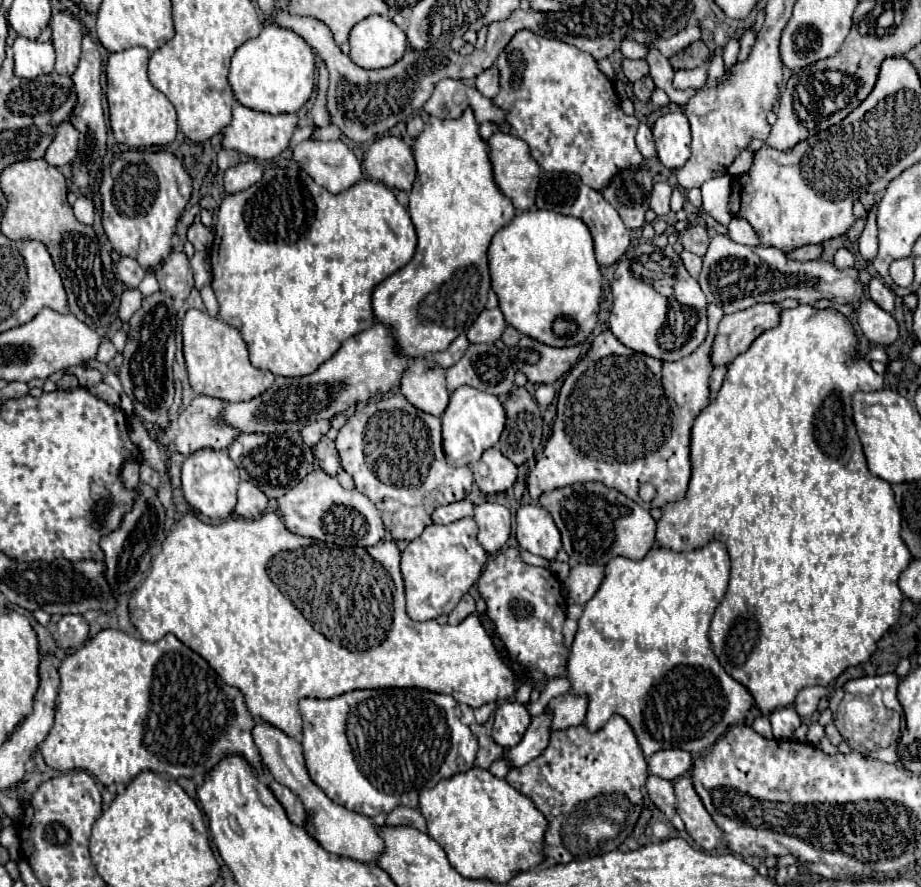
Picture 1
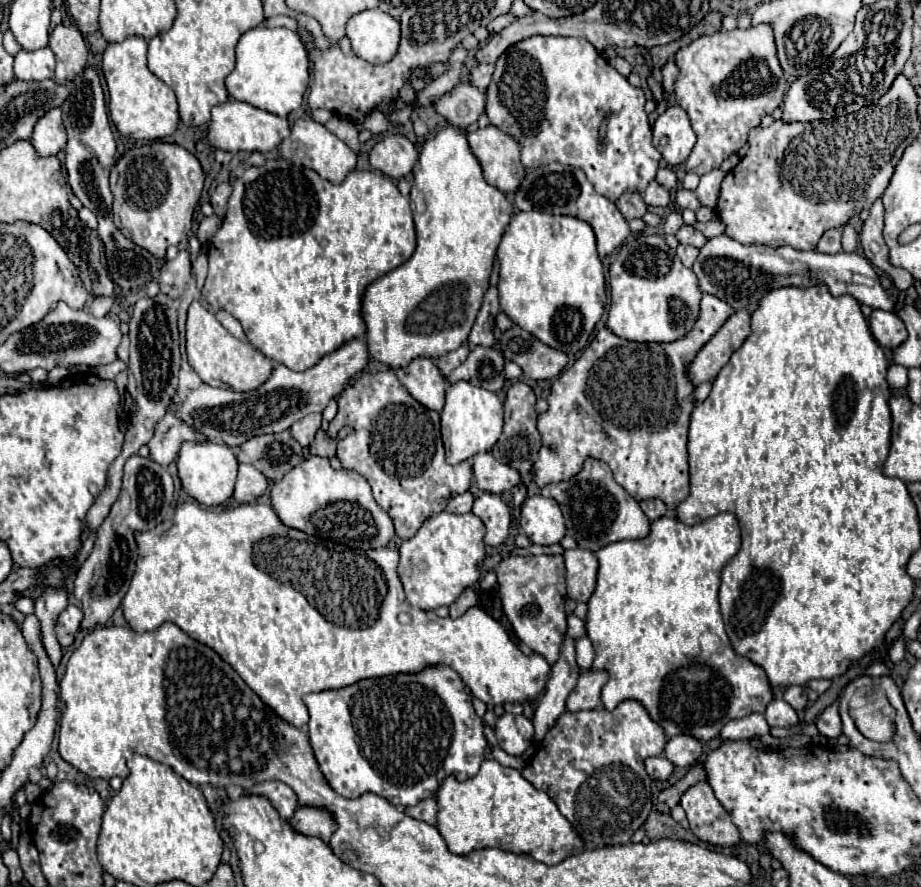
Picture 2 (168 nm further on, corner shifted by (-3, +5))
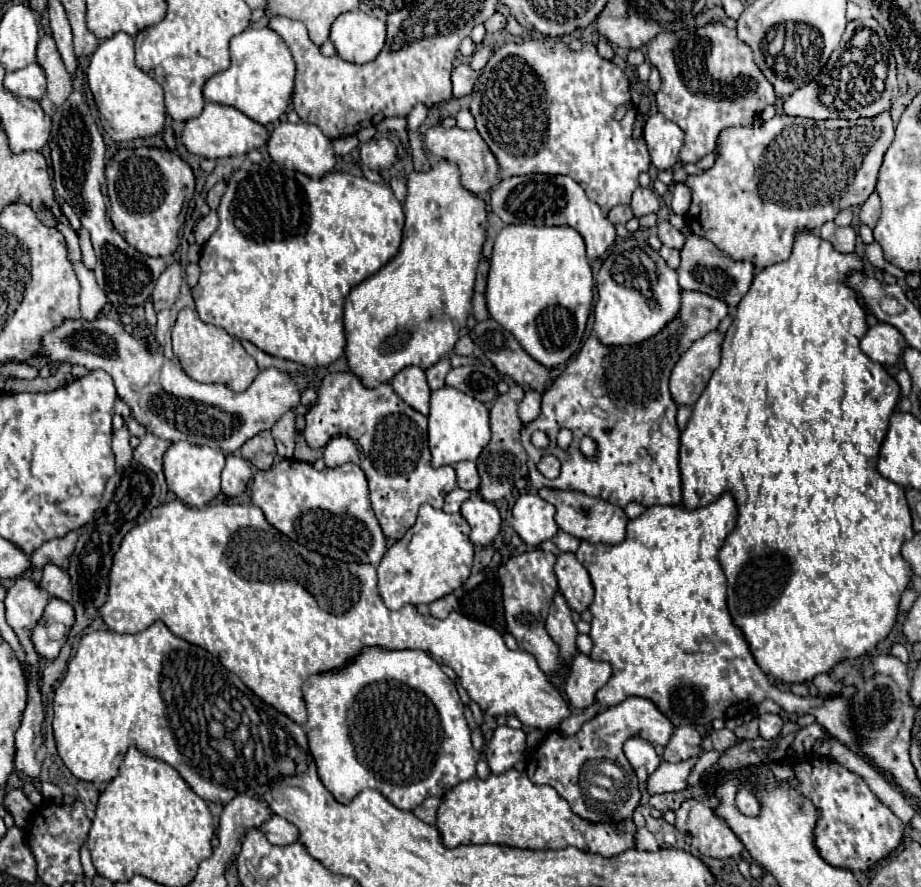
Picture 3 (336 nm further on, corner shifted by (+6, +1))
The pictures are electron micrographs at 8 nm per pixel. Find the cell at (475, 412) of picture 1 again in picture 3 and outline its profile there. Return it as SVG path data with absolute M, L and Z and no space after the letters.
M443 386L431 394L431 412L429 412L429 448L433 468L445 464L455 466L461 460L477 460L481 450L489 444L489 410L483 402L469 398L469 394Z

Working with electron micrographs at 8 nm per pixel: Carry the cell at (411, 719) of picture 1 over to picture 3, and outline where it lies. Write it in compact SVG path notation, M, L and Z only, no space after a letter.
M365 648L343 670L311 676L303 684L303 700L309 716L303 730L319 778L341 804L349 804L359 792L373 788L399 810L411 812L427 796L439 798L445 790L475 776L479 752L471 744L471 732L463 714L465 706L443 668L421 650L387 652Z

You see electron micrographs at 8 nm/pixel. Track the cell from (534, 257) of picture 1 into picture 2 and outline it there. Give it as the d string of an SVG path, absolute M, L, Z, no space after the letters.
M538 210L516 212L502 236L496 258L500 260L502 312L542 344L570 358L582 352L606 306L604 270L590 226L570 216L552 216Z

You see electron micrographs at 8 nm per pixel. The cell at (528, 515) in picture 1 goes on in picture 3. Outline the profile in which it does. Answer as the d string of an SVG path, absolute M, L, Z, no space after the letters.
M523 494L513 506L511 526L527 546L539 546L557 534L553 520L555 506L539 498L537 494Z

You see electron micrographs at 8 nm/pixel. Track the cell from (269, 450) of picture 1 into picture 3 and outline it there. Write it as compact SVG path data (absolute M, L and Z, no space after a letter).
M261 432L253 436L245 446L241 446L241 456L249 460L257 470L269 470L275 462L275 442L269 432Z

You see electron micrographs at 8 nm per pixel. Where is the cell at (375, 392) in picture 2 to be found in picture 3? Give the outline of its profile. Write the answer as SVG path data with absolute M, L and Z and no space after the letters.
M353 372L327 374L317 388L319 402L305 416L305 440L312 448L324 447L333 436L355 440L365 454L365 472L369 496L381 530L387 538L399 540L415 524L417 510L423 502L443 508L445 492L457 488L453 466L435 470L427 442L427 416L407 406L389 382L367 388Z

